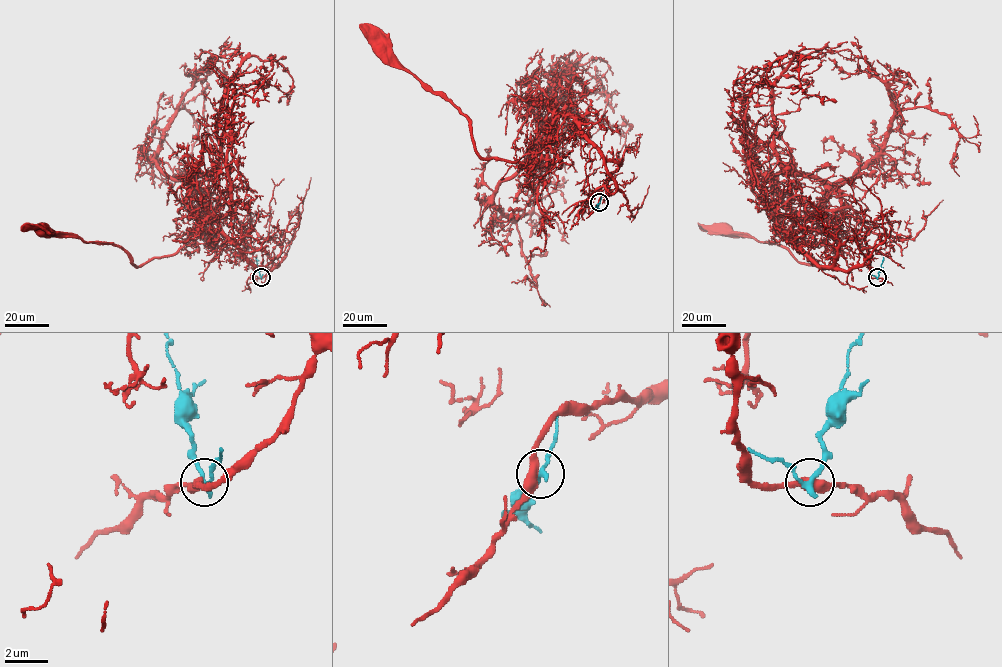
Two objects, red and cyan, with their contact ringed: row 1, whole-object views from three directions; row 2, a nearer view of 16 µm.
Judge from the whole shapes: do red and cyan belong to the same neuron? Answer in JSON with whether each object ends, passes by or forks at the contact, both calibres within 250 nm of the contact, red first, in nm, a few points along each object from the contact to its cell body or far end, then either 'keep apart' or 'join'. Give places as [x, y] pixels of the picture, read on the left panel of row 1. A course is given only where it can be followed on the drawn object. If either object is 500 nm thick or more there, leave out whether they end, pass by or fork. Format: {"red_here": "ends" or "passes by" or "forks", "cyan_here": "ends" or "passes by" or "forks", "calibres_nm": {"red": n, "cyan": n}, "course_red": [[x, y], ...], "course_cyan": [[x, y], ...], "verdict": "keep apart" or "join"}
{"red_here": "passes by", "cyan_here": "passes by", "calibres_nm": {"red": 440, "cyan": 240}, "course_red": [[260, 277], [277, 265], [254, 265], [210, 231], [136, 266], [118, 246], [45, 230]], "course_cyan": [[260, 277], [257, 257]], "verdict": "keep apart"}

